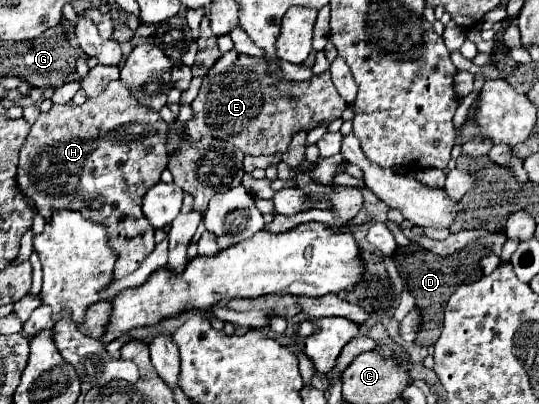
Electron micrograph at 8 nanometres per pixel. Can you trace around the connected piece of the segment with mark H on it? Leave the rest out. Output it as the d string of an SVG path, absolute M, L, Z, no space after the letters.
M111 81L99 97L87 99L79 107L71 103L53 105L49 113L41 113L37 117L37 121L31 125L25 147L19 153L19 189L29 199L33 199L37 213L43 219L51 217L53 211L71 209L83 213L83 217L89 221L103 223L111 237L111 247L119 253L119 259L115 263L115 279L121 279L139 269L143 259L155 247L155 229L151 229L151 223L147 221L147 217L143 217L141 199L151 185L161 181L161 173L167 169L167 133L169 127L157 111L147 109L147 105L135 101L123 81Z

